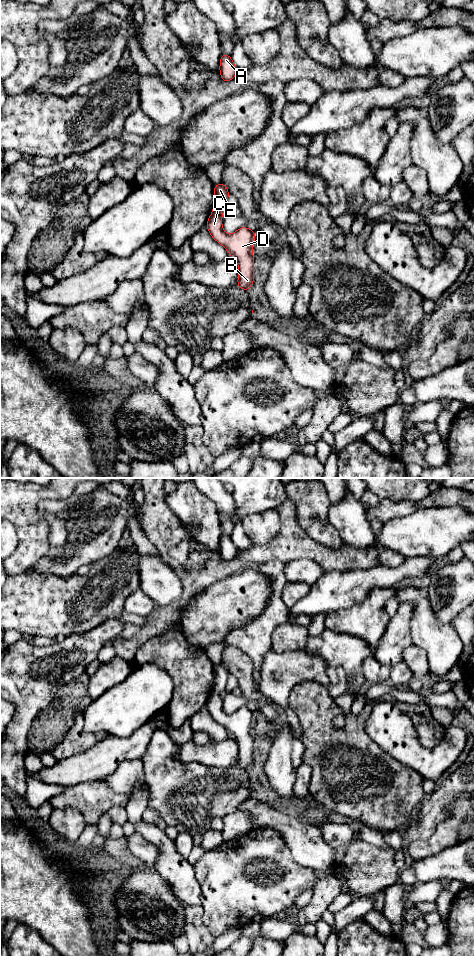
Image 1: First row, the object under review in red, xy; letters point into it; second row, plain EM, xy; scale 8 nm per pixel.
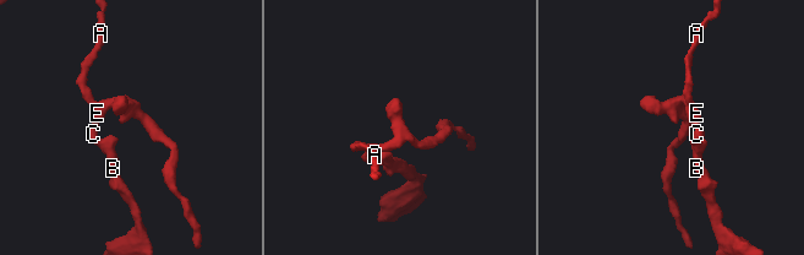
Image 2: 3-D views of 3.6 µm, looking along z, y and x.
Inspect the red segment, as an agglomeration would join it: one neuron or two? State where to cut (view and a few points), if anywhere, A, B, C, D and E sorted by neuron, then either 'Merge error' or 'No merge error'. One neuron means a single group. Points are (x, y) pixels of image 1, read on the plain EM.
Split along xy (213, 691), (219, 694). Groups: A E / B C D. Merge error

